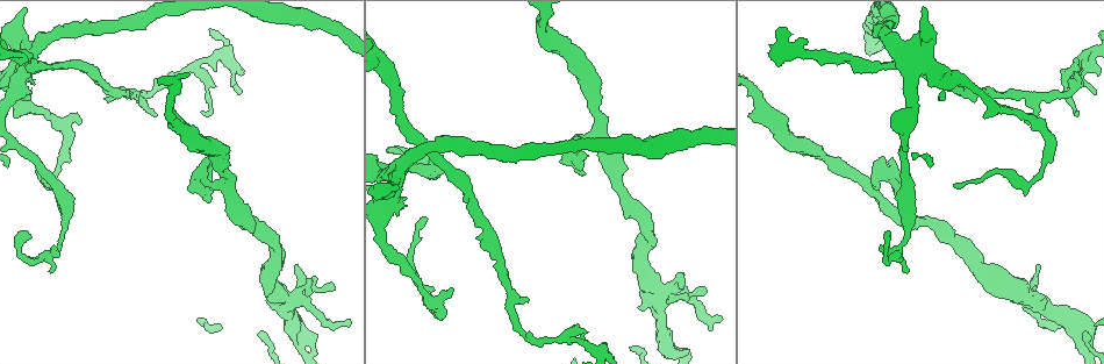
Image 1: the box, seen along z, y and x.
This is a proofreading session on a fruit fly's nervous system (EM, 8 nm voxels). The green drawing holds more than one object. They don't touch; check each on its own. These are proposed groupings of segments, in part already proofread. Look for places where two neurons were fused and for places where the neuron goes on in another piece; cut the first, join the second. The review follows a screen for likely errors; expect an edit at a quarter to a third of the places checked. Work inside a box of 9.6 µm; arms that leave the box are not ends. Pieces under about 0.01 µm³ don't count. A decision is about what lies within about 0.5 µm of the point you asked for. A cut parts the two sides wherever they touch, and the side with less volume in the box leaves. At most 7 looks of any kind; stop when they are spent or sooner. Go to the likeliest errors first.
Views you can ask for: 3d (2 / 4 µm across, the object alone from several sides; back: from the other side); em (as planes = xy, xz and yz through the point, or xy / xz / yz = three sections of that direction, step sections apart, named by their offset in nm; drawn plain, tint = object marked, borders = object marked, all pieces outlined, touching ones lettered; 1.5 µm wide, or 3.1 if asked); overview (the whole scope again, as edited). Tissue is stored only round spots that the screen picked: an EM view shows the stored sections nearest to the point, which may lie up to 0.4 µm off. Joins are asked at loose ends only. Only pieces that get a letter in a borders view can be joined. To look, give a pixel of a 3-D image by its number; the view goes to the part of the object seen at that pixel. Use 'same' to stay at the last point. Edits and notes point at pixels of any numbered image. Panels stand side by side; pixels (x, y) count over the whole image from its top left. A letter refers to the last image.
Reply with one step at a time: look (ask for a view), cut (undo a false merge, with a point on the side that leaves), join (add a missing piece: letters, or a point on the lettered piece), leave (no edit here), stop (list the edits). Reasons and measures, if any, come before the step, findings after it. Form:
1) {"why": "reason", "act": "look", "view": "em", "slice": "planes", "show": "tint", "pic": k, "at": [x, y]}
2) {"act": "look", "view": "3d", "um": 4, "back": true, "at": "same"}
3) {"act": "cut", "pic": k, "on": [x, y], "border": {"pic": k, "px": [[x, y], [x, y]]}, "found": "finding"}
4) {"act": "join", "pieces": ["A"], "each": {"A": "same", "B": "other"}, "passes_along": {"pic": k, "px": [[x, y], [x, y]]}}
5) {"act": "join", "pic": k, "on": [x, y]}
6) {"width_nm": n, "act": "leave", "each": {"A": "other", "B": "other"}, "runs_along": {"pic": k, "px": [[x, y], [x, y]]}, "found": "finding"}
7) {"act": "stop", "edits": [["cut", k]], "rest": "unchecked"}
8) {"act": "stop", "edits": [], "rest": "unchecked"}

{"why": "thick end", "act": "look", "view": "3d", "um": 2, "pic": 1, "at": [641, 311]}

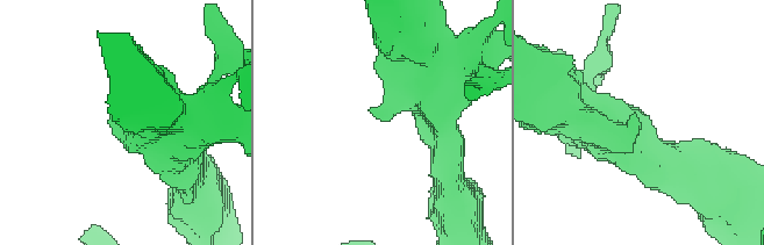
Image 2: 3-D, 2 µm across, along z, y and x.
{"arm_widths_nm": [280, 400], "why": "now the EM", "act": "look", "view": "em", "slice": "planes", "show": "tint", "pic": 2, "at": [376, 119]}

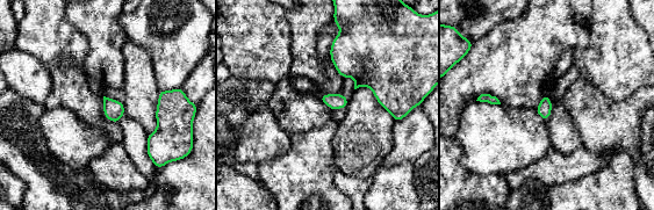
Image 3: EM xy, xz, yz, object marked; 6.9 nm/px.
{"act": "look", "view": "em", "slice": "planes", "show": "borders", "at": "same"}

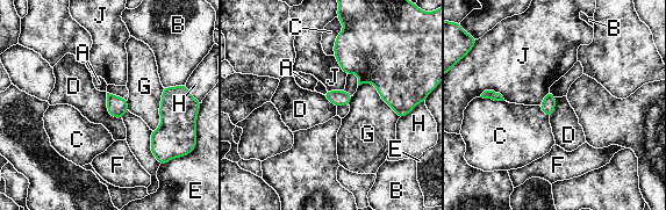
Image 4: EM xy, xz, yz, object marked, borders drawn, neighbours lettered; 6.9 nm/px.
{"longest_contact_nm": ["G", 360], "act": "leave", "each": {"A": "other", "B": "other", "C": "other", "D": "other", "E": "other", "F": "other", "G": "other", "H": "other", "J": "other"}, "border": {"pic": 4, "px": [[106, 93], [106, 110], [122, 121]]}, "found": "no lettered piece goes on from it"}

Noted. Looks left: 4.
{"act": "look", "view": "em", "slice": "planes", "show": "borders", "pic": 1, "at": [193, 65]}

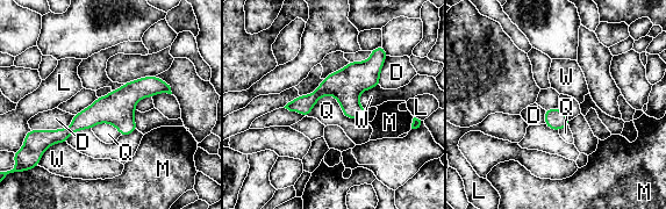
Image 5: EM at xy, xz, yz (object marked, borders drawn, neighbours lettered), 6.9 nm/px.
{"longest_contact_nm": ["Q", 380], "act": "leave", "each": {"D": "other", "L": "other", "M": "other", "Q": "other", "W": "other"}, "runs_along": {"pic": 5, "px": [[167, 89], [136, 89], [51, 141]]}, "found": "all the same neuron"}

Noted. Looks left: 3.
{"why": "a fork", "act": "look", "view": "3d", "um": 4, "pic": 1, "at": [137, 94]}

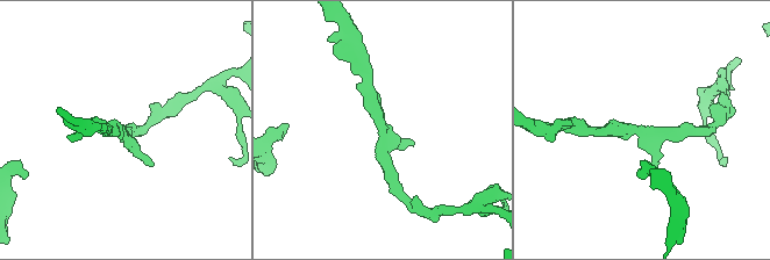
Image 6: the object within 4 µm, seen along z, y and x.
{"why": "need the tissue", "act": "look", "view": "em", "slice": "yz", "step": 8, "show": "borders", "pic": 6, "at": [380, 126]}

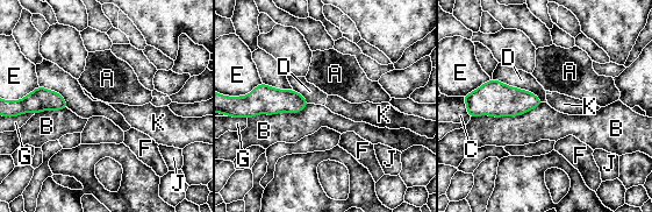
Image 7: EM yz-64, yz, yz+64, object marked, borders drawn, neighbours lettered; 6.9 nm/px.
{"longest_contact_nm": ["B", 500], "act": "leave", "each": {"A": "other", "B": "other", "C": "other", "D": "other", "E": "other", "F": "other", "G": "other", "J": "other", "K": "other"}, "found": "continuous, no second neuron"}

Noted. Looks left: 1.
{"act": "stop", "edits": [], "rest": "unchecked"}

